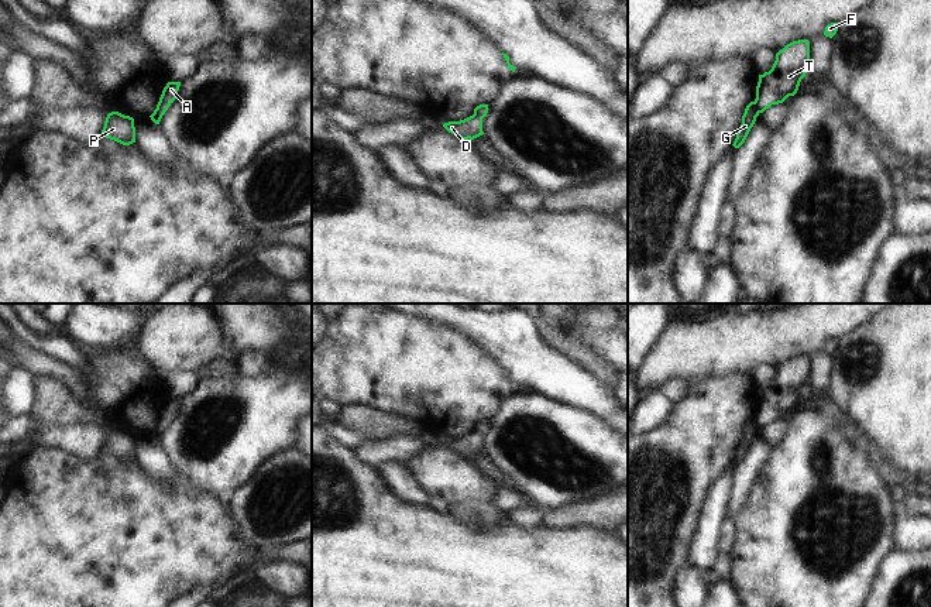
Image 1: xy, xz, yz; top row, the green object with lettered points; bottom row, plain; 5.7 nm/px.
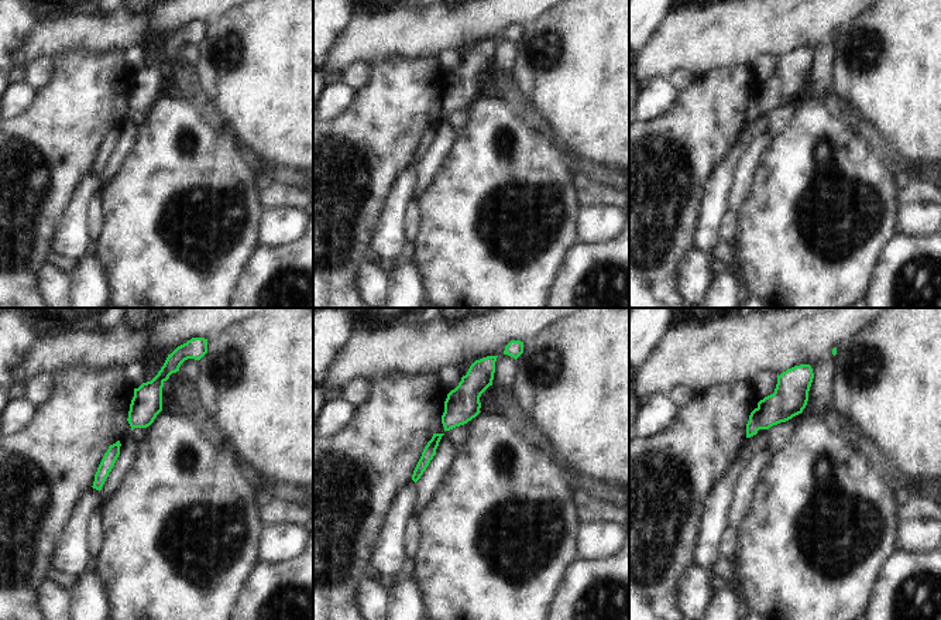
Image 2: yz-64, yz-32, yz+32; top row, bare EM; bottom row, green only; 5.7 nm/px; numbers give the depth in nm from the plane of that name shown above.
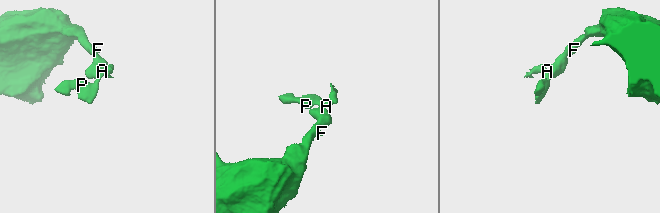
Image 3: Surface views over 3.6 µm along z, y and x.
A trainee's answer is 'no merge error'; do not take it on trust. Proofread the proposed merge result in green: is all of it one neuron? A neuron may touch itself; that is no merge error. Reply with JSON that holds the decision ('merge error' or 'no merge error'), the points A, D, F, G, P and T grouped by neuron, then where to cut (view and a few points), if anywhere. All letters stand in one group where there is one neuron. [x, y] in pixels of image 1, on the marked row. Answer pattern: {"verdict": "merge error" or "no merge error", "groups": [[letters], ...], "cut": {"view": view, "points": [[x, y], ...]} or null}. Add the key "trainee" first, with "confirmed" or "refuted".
{"trainee": "refuted", "verdict": "merge error", "groups": [["A", "G", "P"], ["D", "F", "T"]], "cut": {"view": "yz", "points": [[753, 102], [759, 112]]}}

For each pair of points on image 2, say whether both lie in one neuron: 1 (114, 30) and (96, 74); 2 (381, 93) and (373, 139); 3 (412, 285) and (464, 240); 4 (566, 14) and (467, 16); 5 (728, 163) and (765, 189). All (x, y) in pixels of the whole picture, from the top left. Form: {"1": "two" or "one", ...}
{"1": "two", "2": "one", "3": "two", "4": "two", "5": "two"}

